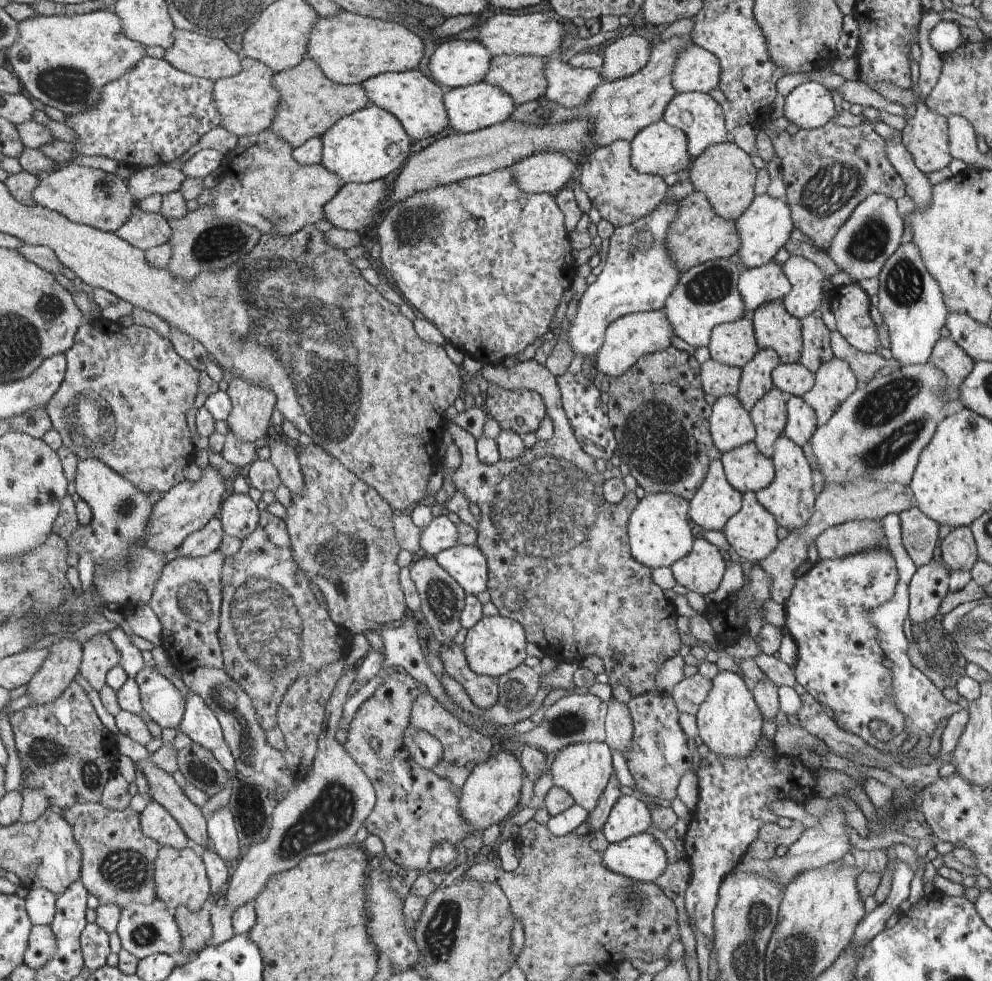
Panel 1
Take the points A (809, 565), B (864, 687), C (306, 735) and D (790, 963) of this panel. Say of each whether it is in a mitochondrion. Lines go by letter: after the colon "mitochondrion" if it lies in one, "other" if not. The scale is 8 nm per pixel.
A: other
B: mitochondrion
C: other
D: mitochondrion

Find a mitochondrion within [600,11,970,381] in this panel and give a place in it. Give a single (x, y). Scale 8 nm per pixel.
(828, 189)

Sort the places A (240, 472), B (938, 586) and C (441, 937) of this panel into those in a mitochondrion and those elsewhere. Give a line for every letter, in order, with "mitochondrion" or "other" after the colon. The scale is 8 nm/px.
A: other
B: other
C: mitochondrion

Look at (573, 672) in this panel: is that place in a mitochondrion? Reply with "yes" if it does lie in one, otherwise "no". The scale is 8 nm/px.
no

